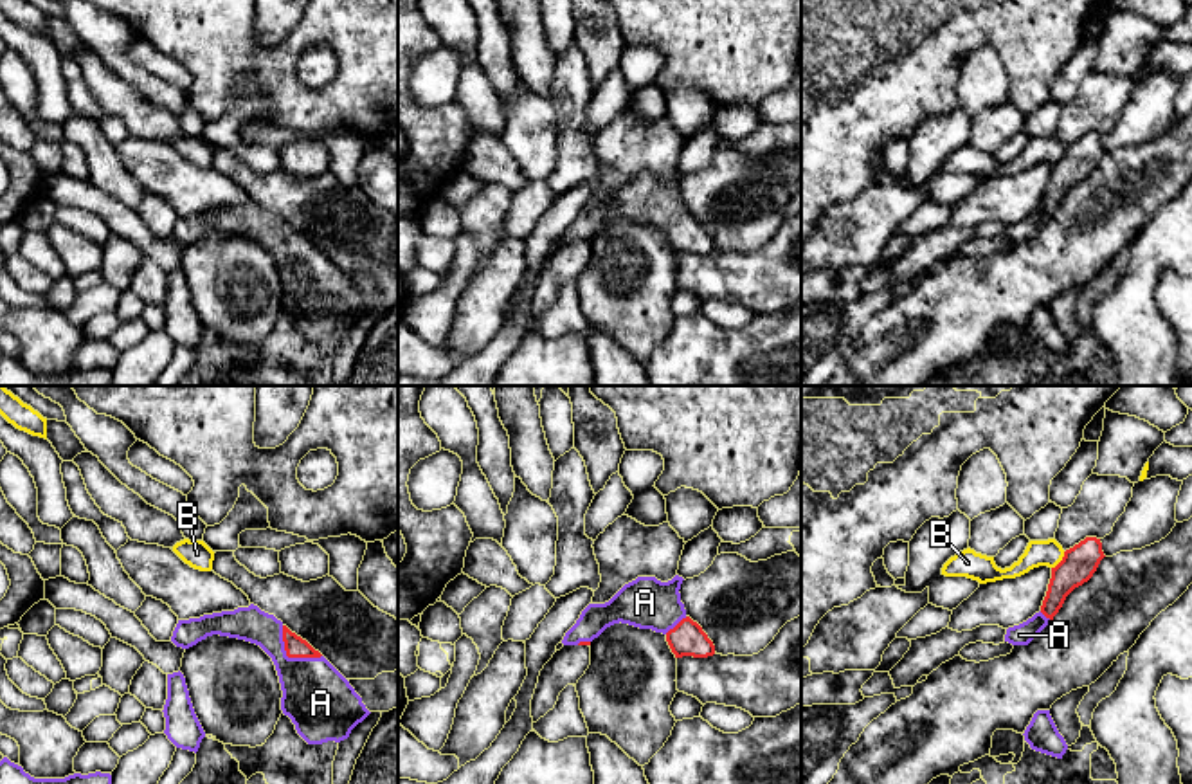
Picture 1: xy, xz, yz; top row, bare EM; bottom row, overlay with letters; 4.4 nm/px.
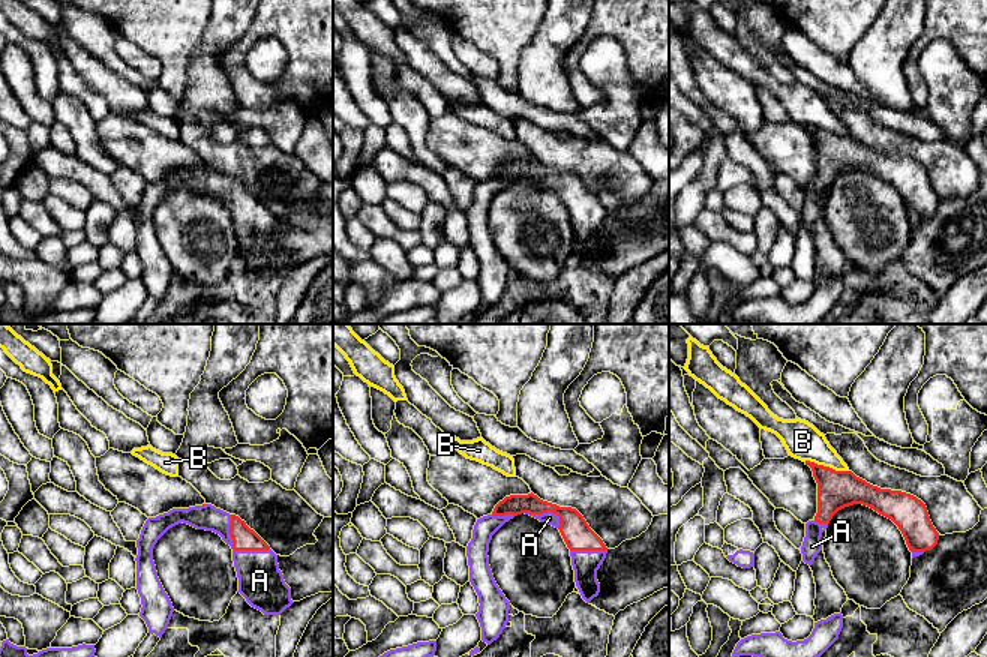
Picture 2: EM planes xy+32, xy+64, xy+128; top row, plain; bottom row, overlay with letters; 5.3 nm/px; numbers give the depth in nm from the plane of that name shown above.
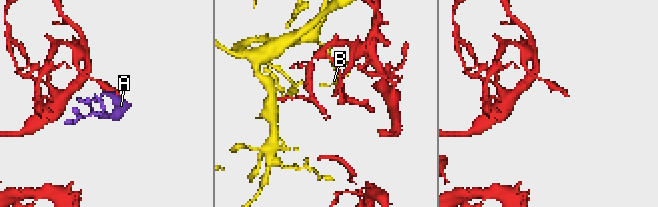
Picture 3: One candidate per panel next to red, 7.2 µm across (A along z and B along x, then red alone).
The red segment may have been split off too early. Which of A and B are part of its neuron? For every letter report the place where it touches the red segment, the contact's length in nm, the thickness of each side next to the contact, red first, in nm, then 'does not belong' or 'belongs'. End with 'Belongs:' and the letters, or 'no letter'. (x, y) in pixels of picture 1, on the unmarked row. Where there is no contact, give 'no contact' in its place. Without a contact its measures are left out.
A: xy (290, 253) | 240 nm | 100/300 nm | belongs
B: yz (1061, 157) | 100 nm | 160/110 nm | does not belong
Belongs: A

